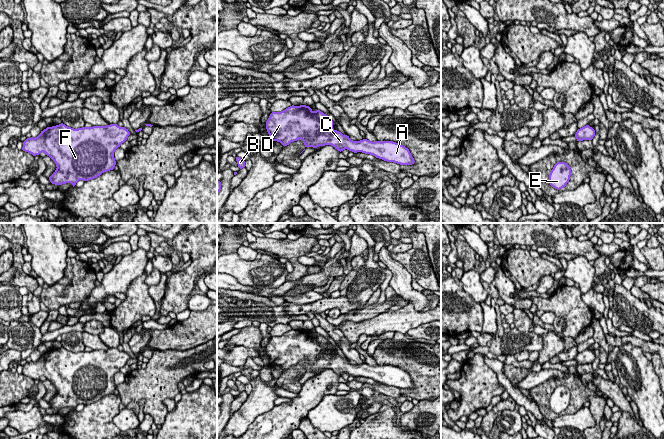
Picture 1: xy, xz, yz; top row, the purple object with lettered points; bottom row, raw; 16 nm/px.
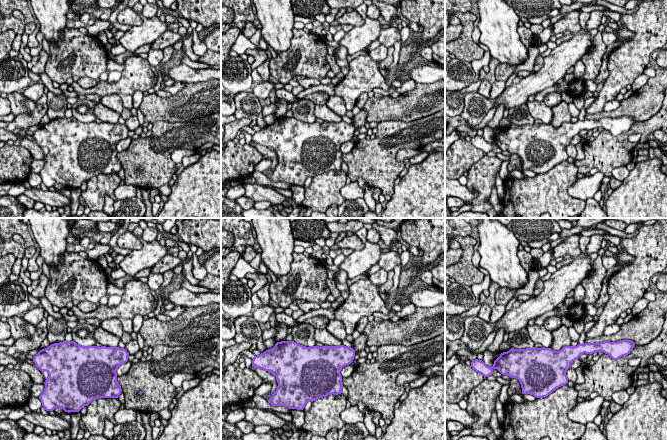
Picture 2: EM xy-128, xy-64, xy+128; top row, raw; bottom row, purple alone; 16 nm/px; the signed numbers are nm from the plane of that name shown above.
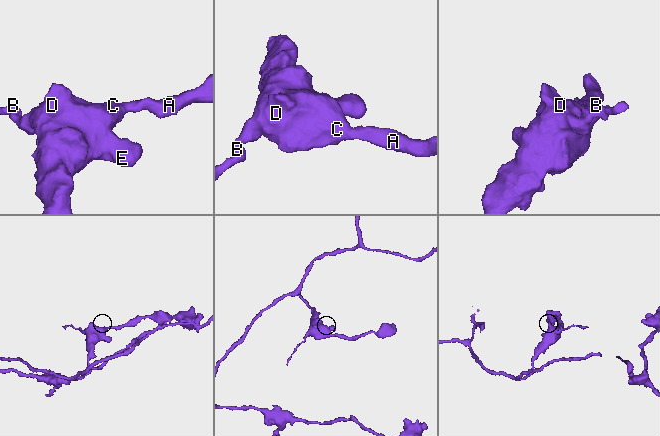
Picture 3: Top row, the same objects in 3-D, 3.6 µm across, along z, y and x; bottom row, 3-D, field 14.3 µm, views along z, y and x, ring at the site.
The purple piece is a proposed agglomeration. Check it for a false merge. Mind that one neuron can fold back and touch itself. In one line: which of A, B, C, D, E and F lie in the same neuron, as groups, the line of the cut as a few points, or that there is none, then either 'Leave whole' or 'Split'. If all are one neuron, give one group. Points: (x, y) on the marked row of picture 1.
Groups: A B C D E F. No split. Leave whole

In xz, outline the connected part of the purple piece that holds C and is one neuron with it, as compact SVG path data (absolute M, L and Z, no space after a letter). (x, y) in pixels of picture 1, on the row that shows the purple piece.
M290 106L282 112L271 112L266 121L270 142L278 141L283 147L301 139L307 147L332 145L342 152L348 149L354 153L371 154L387 162L400 165L415 163L410 151L405 146L393 141L371 142L365 138L352 141L338 130L333 130L333 121L320 110L313 112L310 106Z

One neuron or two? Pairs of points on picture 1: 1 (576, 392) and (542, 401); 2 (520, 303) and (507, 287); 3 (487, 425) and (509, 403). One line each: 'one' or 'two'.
1: one
2: one
3: one

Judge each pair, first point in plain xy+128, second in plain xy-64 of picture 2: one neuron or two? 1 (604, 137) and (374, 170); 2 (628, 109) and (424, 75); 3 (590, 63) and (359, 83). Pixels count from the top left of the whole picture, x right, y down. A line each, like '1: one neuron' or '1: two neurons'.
1: one neuron
2: two neurons
3: one neuron

